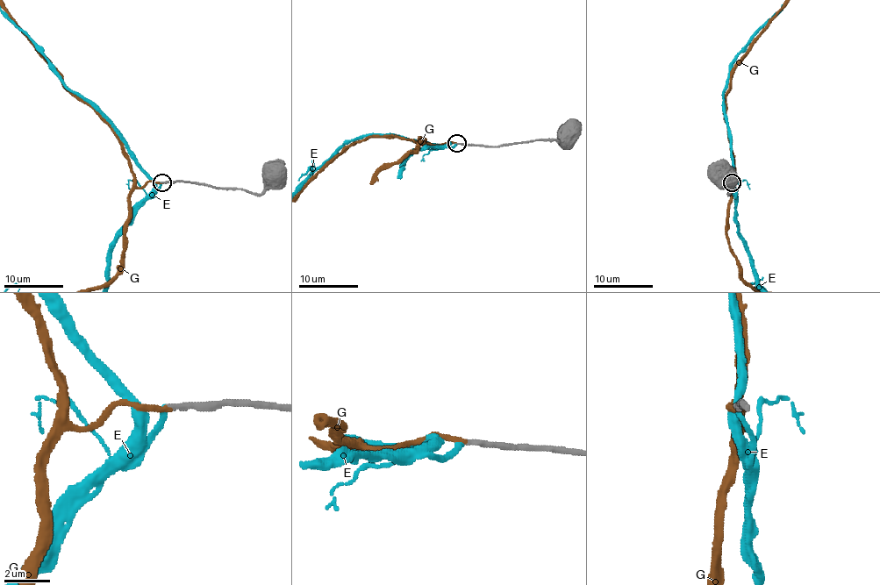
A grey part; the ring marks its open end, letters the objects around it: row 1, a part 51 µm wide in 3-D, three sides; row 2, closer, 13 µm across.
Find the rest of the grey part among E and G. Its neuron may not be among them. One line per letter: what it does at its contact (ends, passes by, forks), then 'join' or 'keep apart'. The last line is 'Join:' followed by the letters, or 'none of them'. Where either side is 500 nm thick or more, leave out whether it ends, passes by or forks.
E: it ends | keep apart
G: it ends | join
Join: G

